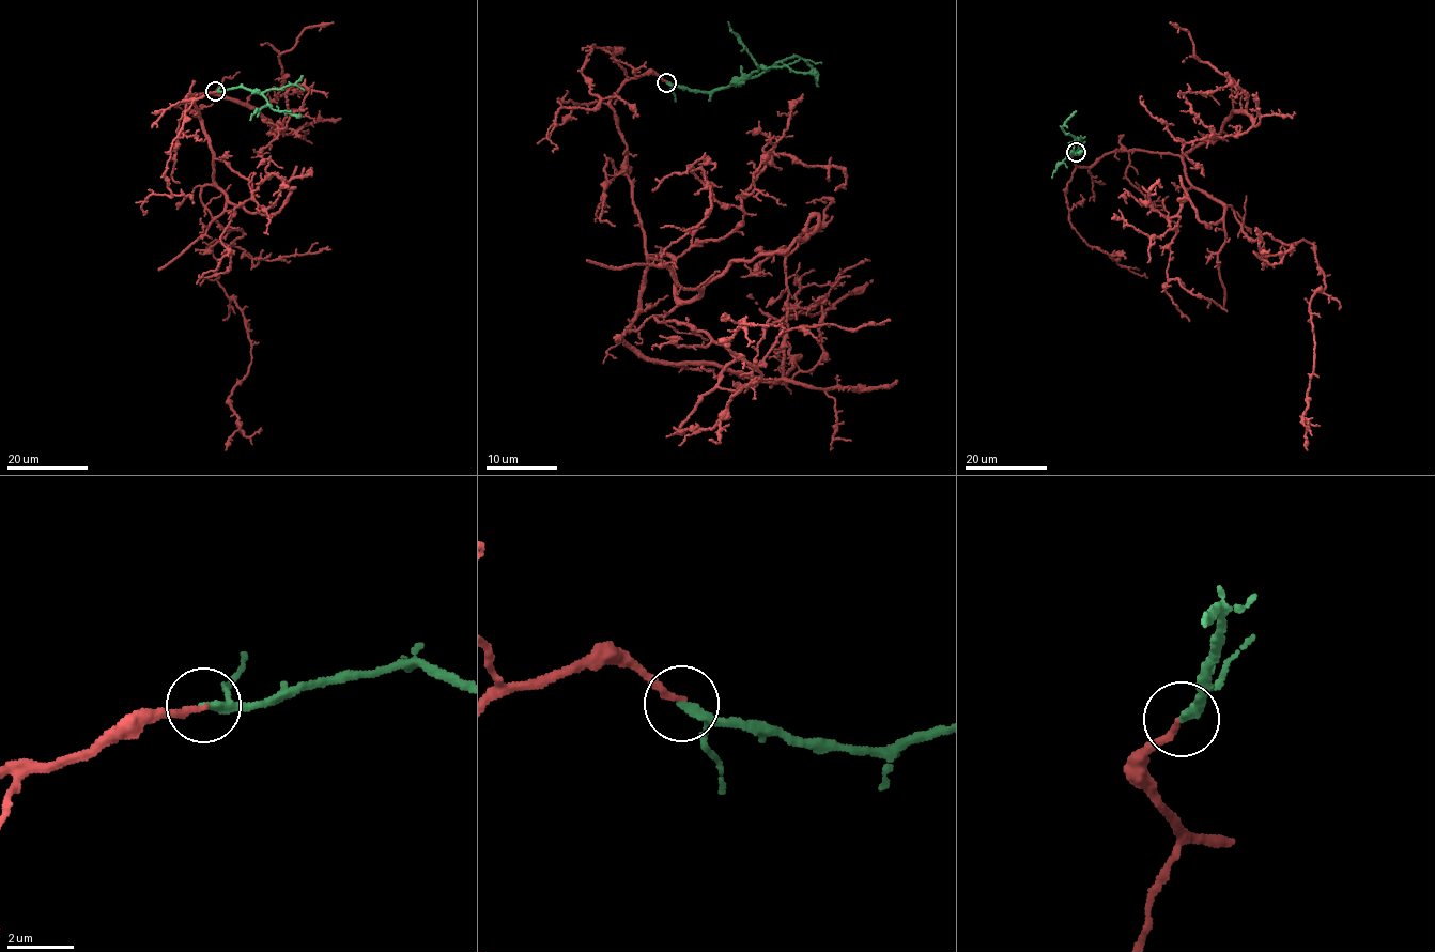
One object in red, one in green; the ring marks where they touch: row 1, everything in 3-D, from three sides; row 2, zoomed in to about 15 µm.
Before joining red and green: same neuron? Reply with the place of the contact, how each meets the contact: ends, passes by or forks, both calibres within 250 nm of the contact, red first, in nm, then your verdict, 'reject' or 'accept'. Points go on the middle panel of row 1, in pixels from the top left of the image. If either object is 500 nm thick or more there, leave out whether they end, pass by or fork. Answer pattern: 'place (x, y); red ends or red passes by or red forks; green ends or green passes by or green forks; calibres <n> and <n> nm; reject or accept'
place (666, 82); red ends; green passes by; calibres 180 and 200 nm; accept

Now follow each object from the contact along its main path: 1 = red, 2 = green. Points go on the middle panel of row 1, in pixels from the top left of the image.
1: (666, 80), (610, 103), (672, 258), (654, 317), (735, 359), (679, 430), (759, 380), (741, 321), (781, 334)
2: (666, 82), (715, 91), (801, 57), (813, 70), (818, 86)

